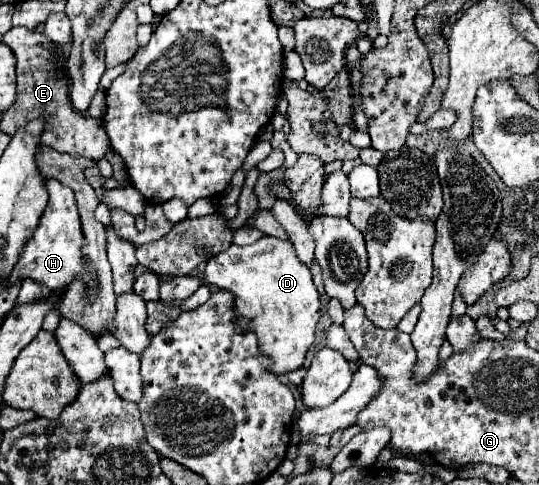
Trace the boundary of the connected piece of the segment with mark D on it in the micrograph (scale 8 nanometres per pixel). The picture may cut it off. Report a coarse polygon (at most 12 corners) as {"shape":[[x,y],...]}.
{"shape":[[289,241],[209,259],[275,375],[301,369],[321,299]]}

